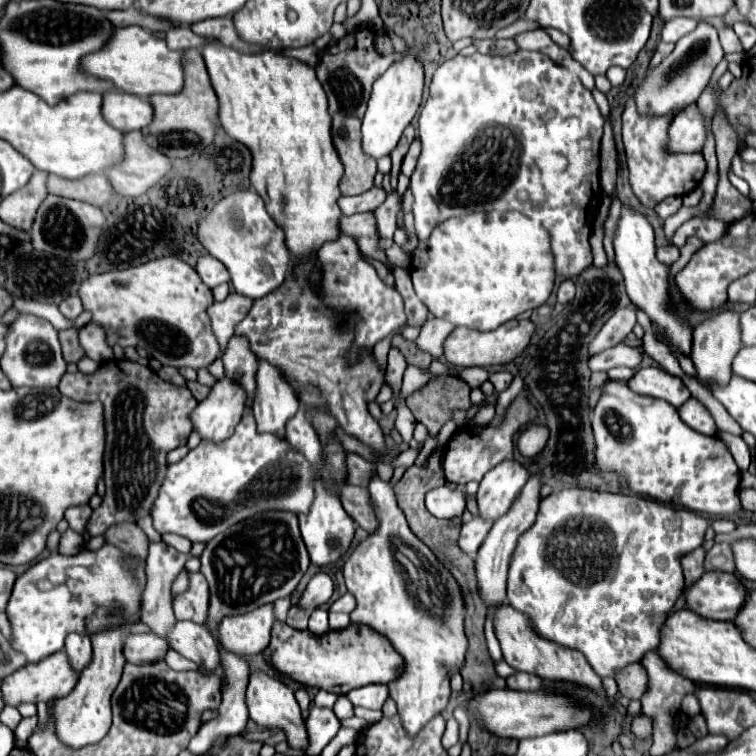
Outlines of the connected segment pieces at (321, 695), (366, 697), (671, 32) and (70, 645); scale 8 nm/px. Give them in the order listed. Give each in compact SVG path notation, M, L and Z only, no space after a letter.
M319 690L313 702L315 702L315 706L319 706L319 708L333 708L335 700L337 700L337 694L331 694L331 692L325 692L325 690Z
M369 684L369 686L361 686L361 688L353 690L353 692L349 692L347 696L353 702L353 706L381 710L383 702L389 696L389 690L387 690L385 684Z
M673 18L663 26L663 42L677 42L681 36L691 32L697 26L697 20L693 18Z
M69 634L65 640L65 654L69 656L69 664L73 664L73 670L83 672L89 666L89 660L93 660L91 640L85 634Z

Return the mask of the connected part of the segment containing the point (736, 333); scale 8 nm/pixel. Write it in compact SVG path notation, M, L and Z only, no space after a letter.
M721 308L717 312L713 312L709 320L703 320L693 332L693 352L691 352L691 360L697 368L699 380L705 386L709 386L711 382L727 384L731 378L733 356L737 356L741 346L743 344L741 344L741 326L739 326L739 312L737 310Z

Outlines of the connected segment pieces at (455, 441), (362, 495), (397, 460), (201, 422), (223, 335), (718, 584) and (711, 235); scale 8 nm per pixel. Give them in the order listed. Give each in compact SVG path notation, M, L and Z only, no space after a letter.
M523 390L515 400L513 404L509 406L507 410L507 418L501 426L497 428L491 428L491 426L485 426L485 428L479 428L475 426L473 428L473 434L453 434L451 442L447 444L447 450L445 450L445 456L443 456L443 468L445 468L445 478L449 482L455 482L455 484L467 484L471 480L477 480L481 482L481 478L493 468L497 466L499 462L503 460L511 460L513 458L513 436L523 430L529 422L535 420L535 408L529 404L529 392Z
M347 484L341 488L341 504L347 510L347 514L357 522L367 532L375 532L379 522L373 512L373 504L369 500L369 490L361 486L351 486Z
M407 448L407 450L399 452L399 454L393 458L393 468L397 468L397 466L405 466L405 468L409 468L409 466L415 462L417 454L419 454L419 450L413 450L413 448Z
M229 376L211 386L209 396L191 414L193 428L205 440L225 440L233 434L247 406L247 392Z
M231 290L223 302L213 302L209 306L207 314L211 318L213 332L215 332L223 350L225 350L229 338L233 336L233 328L247 316L251 304L253 304L253 300Z
M705 572L693 588L683 588L691 612L711 620L733 620L745 602L745 588L735 574Z
M691 218L691 220L687 220L685 224L681 224L681 226L675 230L671 242L673 242L677 248L683 246L689 236L697 236L697 238L701 238L703 242L713 242L713 240L719 240L719 238L723 236L725 224L727 224L727 222L715 220L715 218Z

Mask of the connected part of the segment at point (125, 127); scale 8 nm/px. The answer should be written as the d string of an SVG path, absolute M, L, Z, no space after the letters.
M119 90L103 92L101 110L105 120L109 120L109 124L113 124L113 128L121 132L141 130L153 118L153 108L145 98L123 94Z

